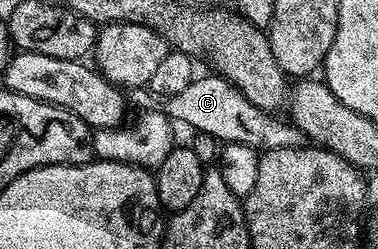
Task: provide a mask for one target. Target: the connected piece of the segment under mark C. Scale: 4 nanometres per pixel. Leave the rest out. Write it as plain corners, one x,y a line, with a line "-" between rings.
215,74
197,75
182,92
171,95
165,102
165,115
180,121
197,133
211,135
221,143
240,143
259,151
280,148
303,149
308,142
306,134
288,120
280,120
271,111
262,110
226,78

